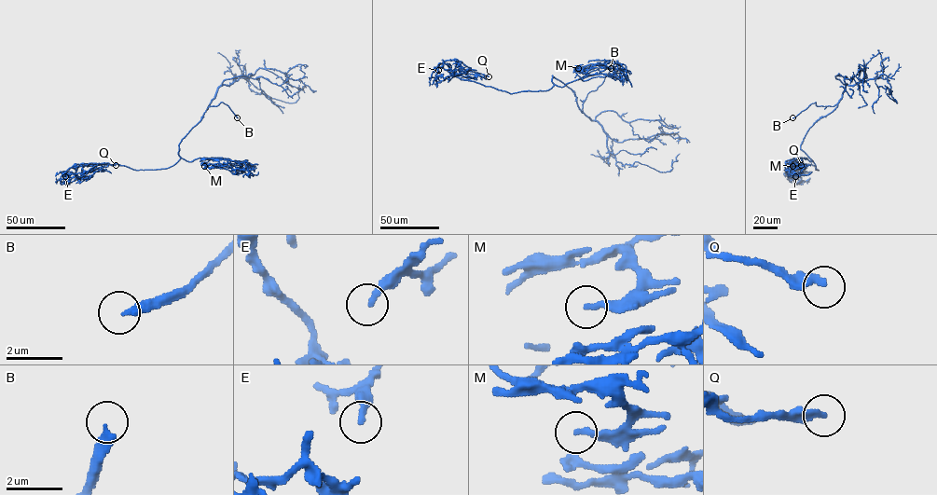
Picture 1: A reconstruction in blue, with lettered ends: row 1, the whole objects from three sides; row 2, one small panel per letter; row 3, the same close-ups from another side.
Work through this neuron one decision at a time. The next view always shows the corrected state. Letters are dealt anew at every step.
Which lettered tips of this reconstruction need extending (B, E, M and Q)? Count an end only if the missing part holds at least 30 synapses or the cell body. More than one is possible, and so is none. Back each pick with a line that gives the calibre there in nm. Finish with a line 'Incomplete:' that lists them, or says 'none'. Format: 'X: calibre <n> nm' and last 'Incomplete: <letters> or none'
B: calibre 300 nm
Incomplete: B

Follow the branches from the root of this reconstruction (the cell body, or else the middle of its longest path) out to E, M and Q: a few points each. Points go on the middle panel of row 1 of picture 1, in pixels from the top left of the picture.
E: (572, 91), (552, 75), (554, 86), (549, 89), (509, 93), (455, 76), (440, 80), (435, 78), (438, 70)
M: (572, 91), (552, 75), (552, 81), (562, 87), (599, 72), (593, 70), (581, 77), (574, 67), (578, 68)
Q: (572, 91), (552, 75), (549, 89), (509, 93), (454, 75), (462, 68), (489, 76)

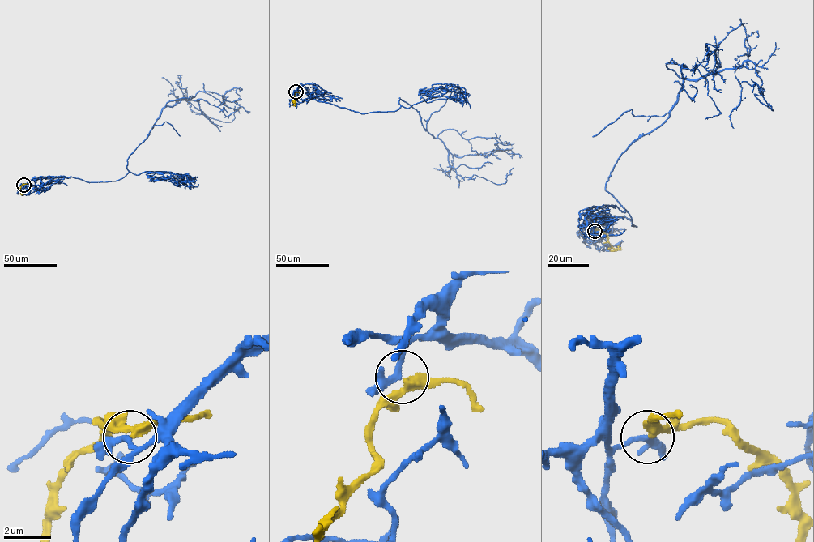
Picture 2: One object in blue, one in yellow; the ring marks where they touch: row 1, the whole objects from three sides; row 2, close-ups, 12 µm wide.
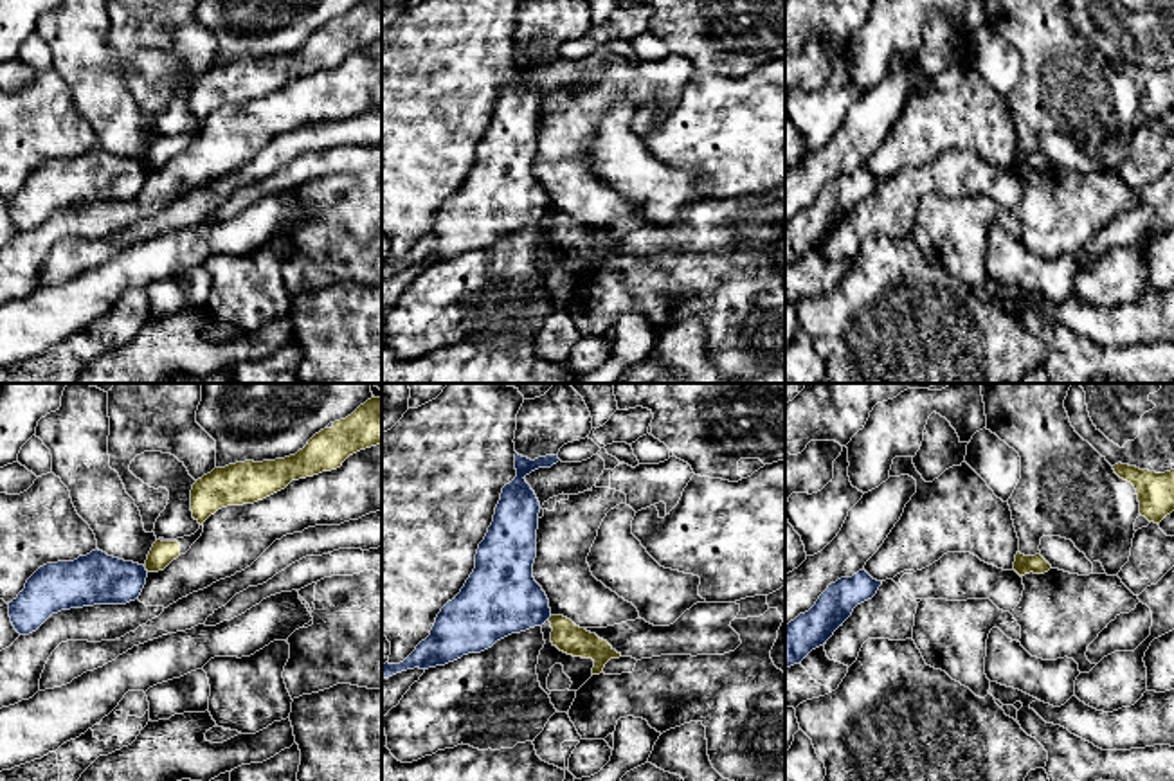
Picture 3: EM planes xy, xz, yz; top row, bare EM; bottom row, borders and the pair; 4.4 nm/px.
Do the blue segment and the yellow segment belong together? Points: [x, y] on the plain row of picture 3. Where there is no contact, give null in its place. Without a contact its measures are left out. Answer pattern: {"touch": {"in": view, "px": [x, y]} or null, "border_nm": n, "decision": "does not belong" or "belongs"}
{"touch": {"in": "xy", "px": [144, 166]}, "border_nm": 30, "decision": "does not belong"}

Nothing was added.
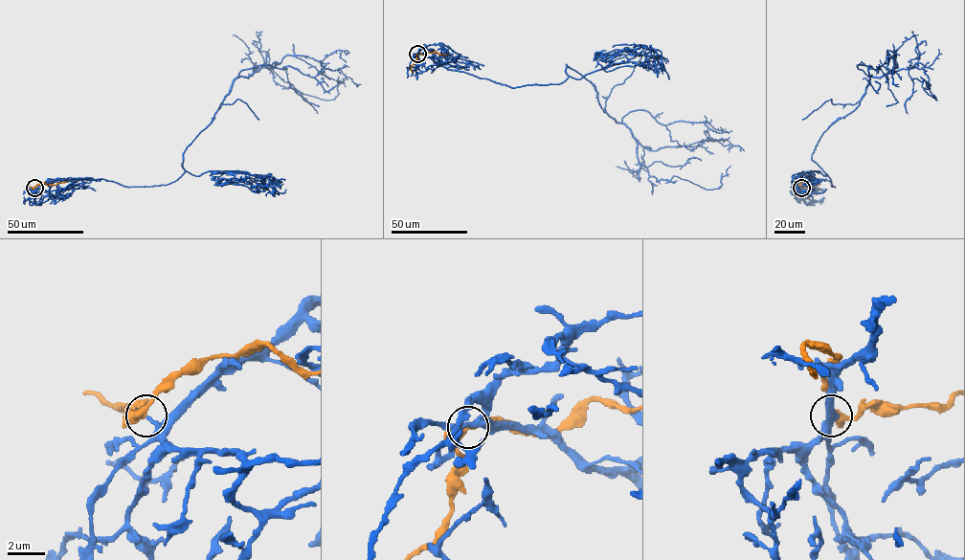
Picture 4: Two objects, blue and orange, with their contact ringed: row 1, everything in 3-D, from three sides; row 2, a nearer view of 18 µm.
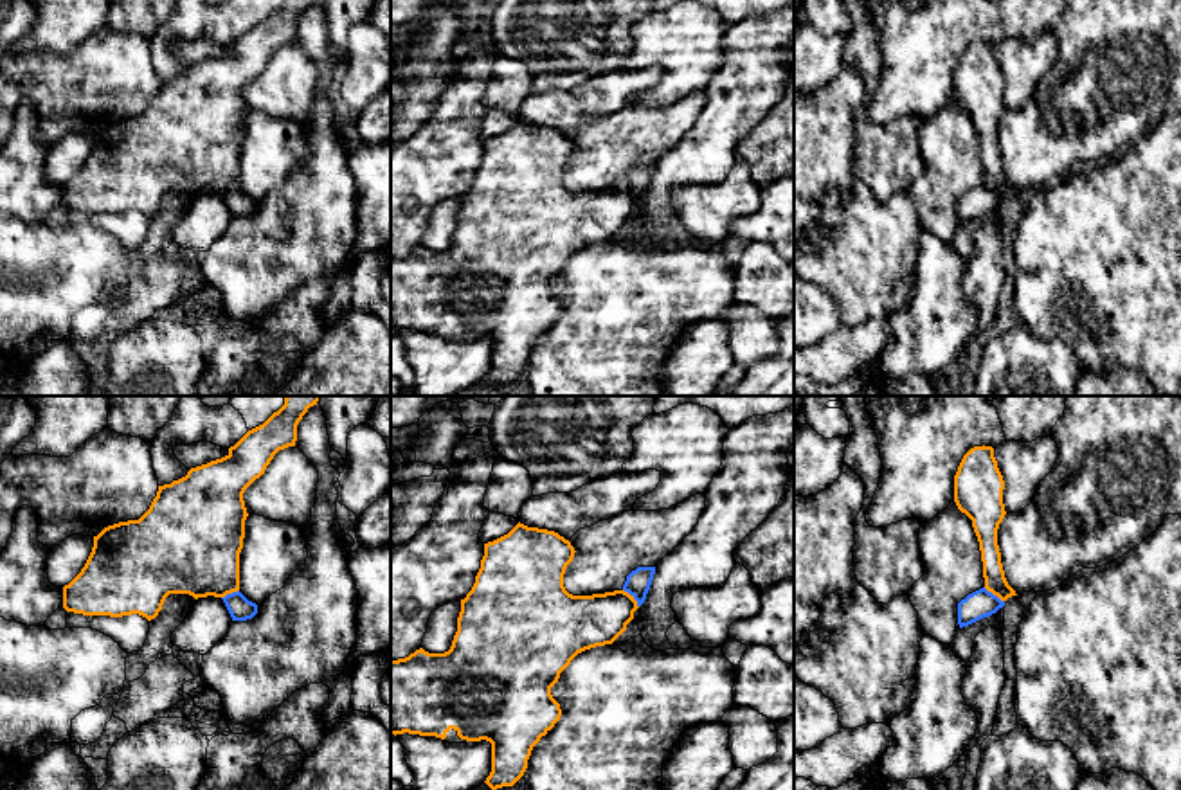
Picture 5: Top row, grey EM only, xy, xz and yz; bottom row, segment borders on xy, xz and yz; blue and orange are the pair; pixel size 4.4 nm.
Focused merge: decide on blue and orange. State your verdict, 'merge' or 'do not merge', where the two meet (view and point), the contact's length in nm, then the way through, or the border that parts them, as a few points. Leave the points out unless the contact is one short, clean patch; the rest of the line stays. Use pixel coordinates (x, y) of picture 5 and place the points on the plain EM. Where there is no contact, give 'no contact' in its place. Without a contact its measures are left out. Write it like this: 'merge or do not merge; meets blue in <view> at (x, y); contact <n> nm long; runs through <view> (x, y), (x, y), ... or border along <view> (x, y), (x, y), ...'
do not merge; meets blue in xz at (634, 195); contact 110 nm long; border along xz (623, 186), (638, 204)

